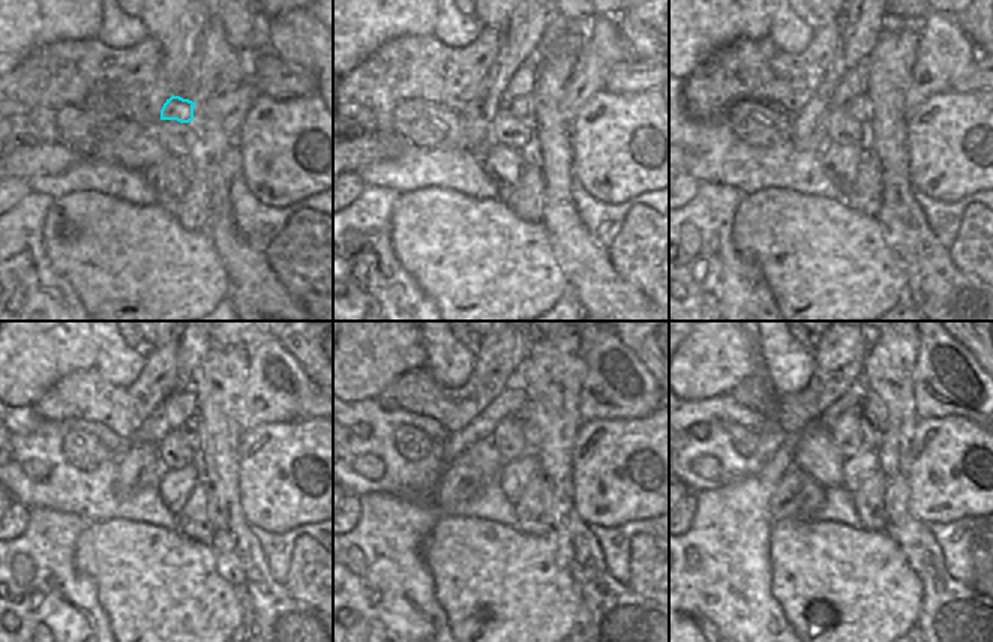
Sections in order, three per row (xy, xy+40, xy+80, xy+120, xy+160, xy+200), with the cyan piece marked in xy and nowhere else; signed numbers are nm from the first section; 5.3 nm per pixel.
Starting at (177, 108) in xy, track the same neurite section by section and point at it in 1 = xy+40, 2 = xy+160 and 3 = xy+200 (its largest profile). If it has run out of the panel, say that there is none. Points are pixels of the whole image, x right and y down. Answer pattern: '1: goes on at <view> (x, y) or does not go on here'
1: goes on at xy+40 (521, 107)
2: goes on at xy+160 (531, 431)
3: goes on at xy+200 (873, 416)

